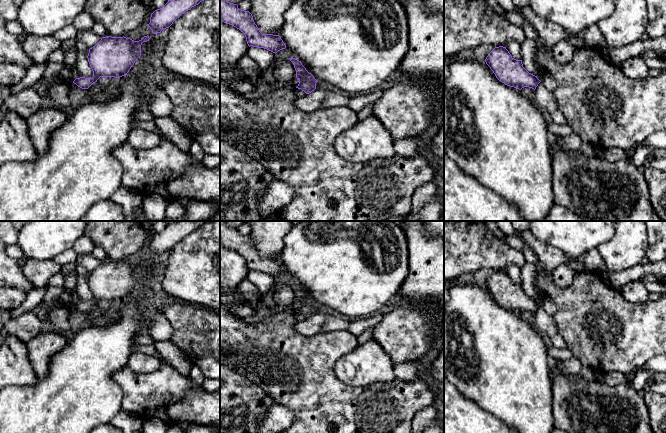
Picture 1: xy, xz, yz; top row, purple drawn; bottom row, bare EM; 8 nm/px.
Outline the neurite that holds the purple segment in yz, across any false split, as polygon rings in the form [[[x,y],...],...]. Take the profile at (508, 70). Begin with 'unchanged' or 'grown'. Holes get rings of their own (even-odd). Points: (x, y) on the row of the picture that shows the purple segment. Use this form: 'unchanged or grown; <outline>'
unchanged; [[[495,47],[486,57],[486,64],[496,78],[507,86],[521,90],[524,87],[536,89],[541,82],[537,76],[529,73],[522,60],[514,59],[506,47]]]

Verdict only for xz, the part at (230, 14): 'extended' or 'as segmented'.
as segmented

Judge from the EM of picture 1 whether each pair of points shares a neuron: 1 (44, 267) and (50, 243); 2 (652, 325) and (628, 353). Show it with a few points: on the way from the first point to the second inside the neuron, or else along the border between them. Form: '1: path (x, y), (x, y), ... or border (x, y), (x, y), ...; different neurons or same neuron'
1: border (24, 257), (52, 259); different neurons
2: path (645, 332), (631, 346); same neuron

